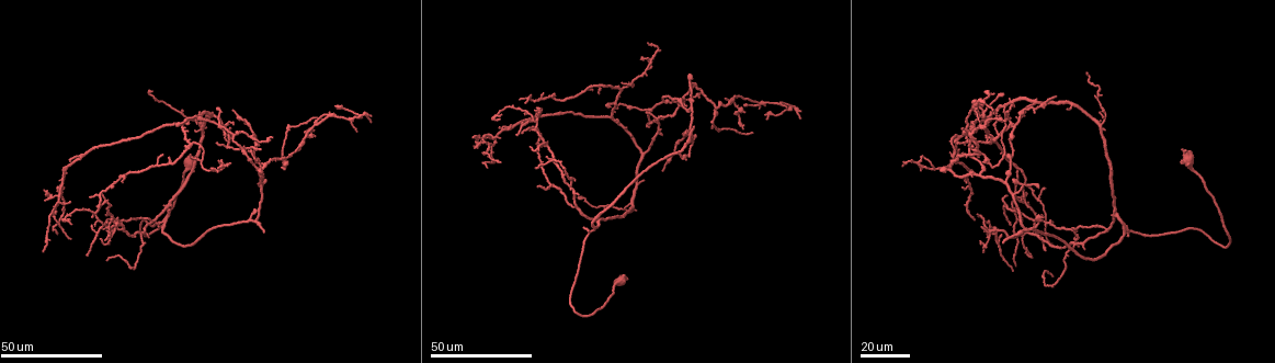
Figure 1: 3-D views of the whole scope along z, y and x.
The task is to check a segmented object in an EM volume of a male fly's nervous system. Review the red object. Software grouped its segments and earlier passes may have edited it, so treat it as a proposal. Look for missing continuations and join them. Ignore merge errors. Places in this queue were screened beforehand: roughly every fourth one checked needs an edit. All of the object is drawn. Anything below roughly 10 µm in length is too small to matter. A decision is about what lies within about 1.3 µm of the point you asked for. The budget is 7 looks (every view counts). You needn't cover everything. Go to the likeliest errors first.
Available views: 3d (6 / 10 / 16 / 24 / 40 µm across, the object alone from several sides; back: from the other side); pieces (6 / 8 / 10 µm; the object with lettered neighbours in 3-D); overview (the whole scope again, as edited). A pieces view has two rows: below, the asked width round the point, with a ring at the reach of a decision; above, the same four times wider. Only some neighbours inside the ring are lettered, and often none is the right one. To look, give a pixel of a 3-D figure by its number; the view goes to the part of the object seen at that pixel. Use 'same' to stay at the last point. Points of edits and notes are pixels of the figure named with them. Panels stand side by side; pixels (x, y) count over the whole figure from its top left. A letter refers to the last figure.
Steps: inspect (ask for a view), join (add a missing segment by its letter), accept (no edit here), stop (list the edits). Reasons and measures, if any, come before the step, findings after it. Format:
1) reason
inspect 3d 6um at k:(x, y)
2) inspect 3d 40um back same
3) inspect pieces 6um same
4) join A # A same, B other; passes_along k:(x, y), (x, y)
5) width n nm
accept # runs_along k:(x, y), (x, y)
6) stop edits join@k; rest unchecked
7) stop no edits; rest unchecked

branch stops here
inspect 3d 24um at 1:(692, 126)

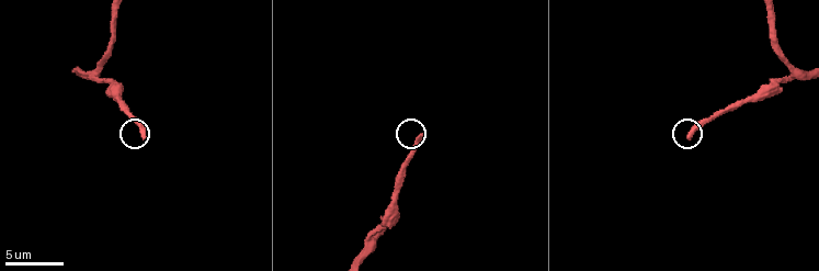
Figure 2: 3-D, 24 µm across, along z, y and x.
inspect pieces 10um at 2:(688, 138)

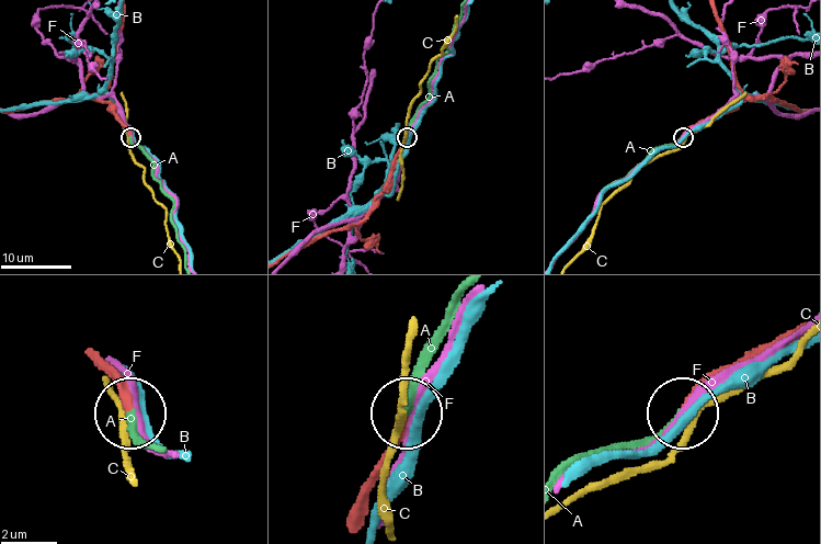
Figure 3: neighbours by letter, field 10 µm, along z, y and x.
join A # A same, B other, C other, F other; passes_along 3:(93, 349), (149, 445); the cell continues

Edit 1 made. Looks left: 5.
inspect overview

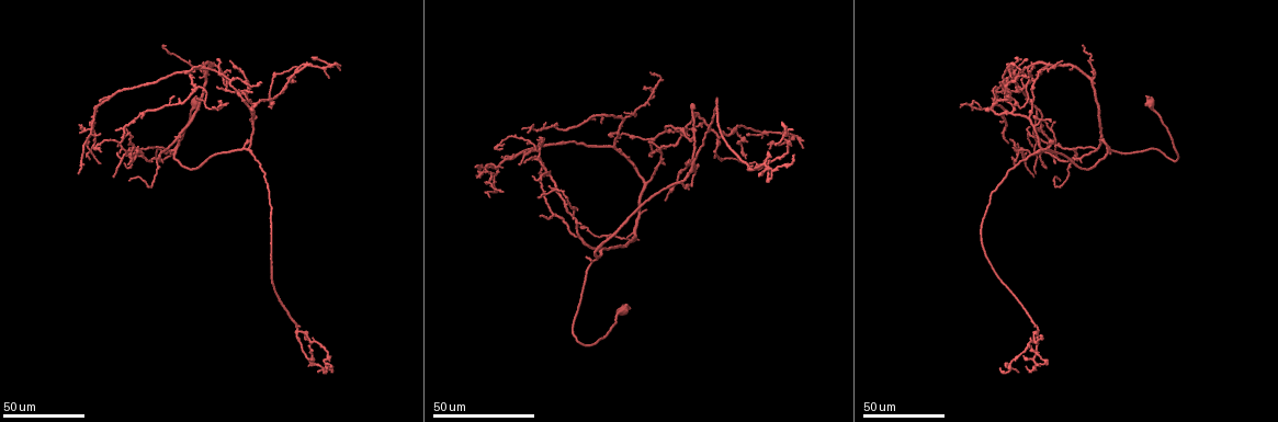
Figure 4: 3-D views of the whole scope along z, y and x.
branch stops here
inspect 3d 24um at 4:(250, 91)

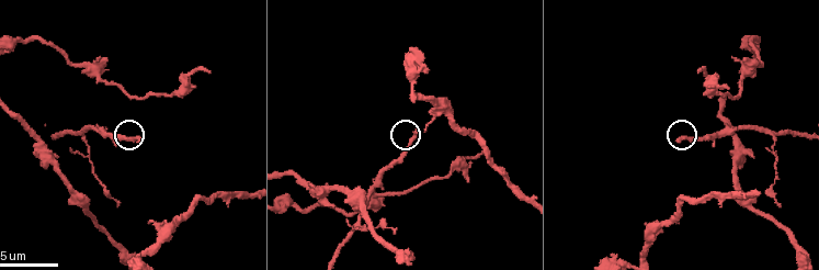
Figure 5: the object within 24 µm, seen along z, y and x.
inspect pieces 8um at 5:(681, 139)

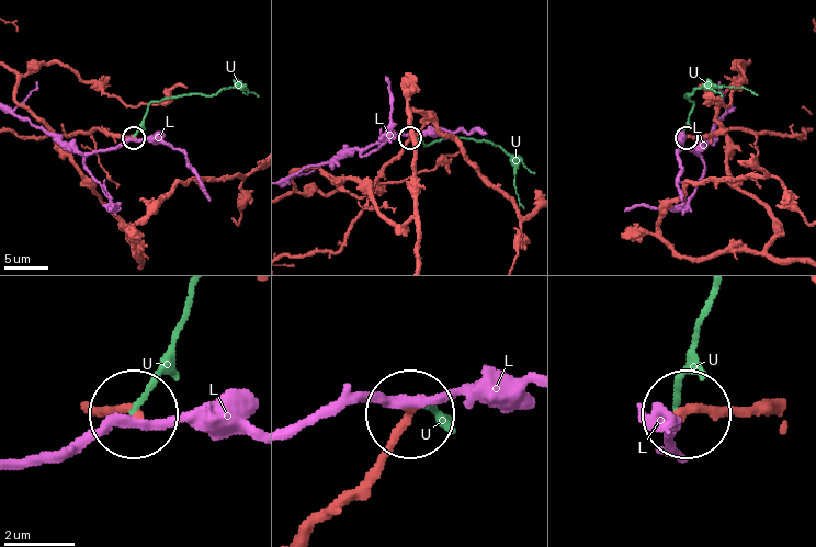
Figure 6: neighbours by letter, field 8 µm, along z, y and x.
accept # L other, U other; none of them fits

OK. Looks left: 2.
free end
inspect 3d 24um at 1:(1054, 95)

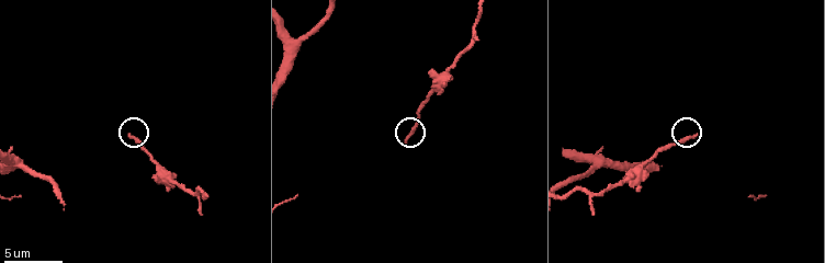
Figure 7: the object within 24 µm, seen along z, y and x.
inspect pieces 6um at 7:(128, 136)

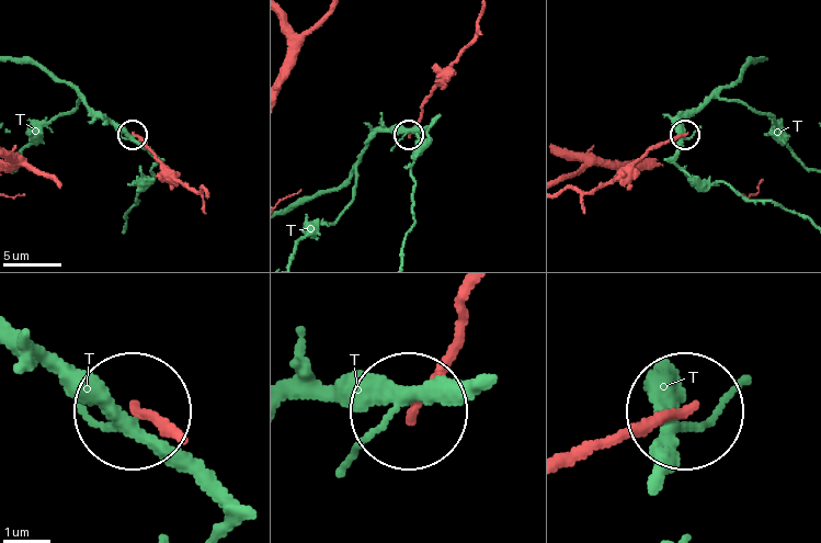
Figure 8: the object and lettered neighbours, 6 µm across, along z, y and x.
accept # T other; runs_along 8:(481, 15), (475, 36), (426, 99), (410, 133); none of them fits

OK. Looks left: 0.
stop edits join@3; rest unchecked

